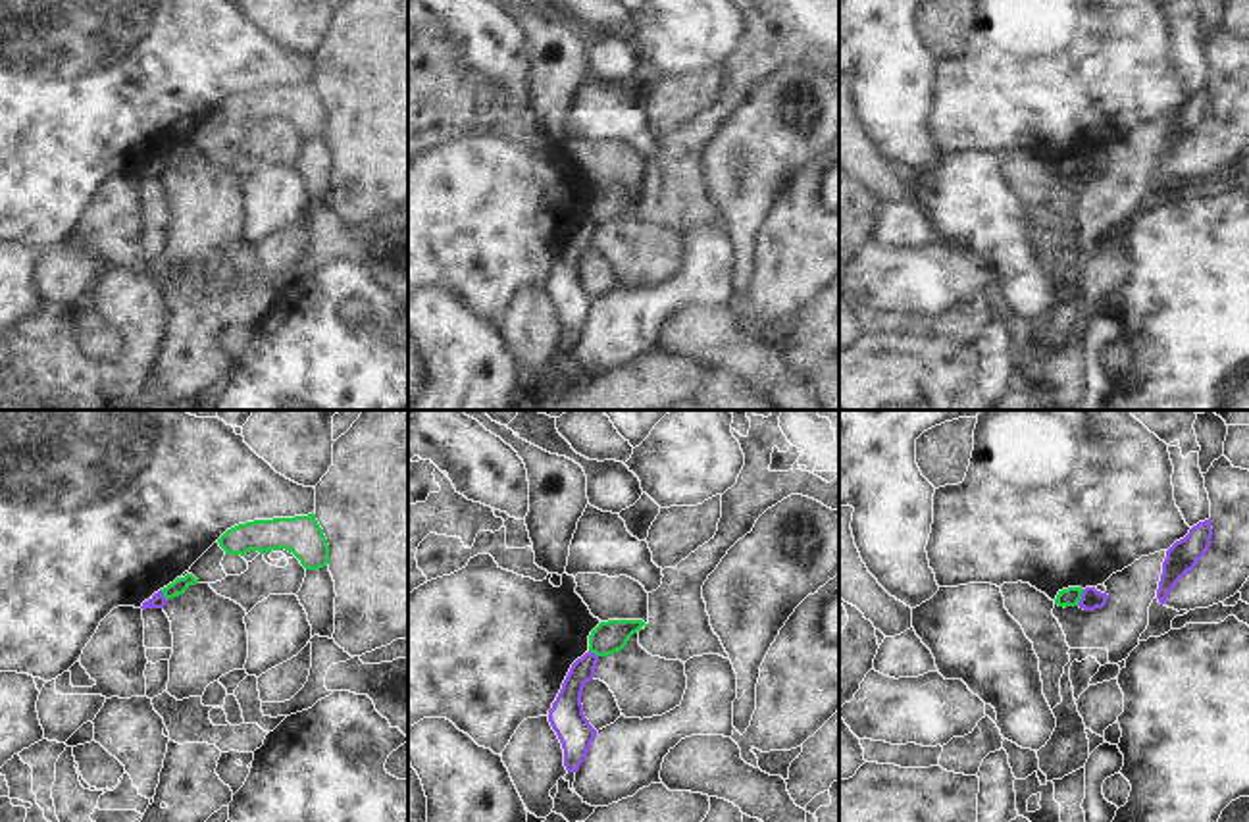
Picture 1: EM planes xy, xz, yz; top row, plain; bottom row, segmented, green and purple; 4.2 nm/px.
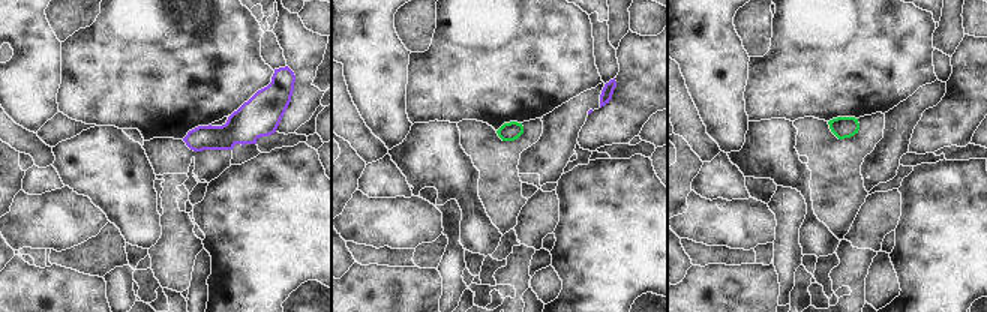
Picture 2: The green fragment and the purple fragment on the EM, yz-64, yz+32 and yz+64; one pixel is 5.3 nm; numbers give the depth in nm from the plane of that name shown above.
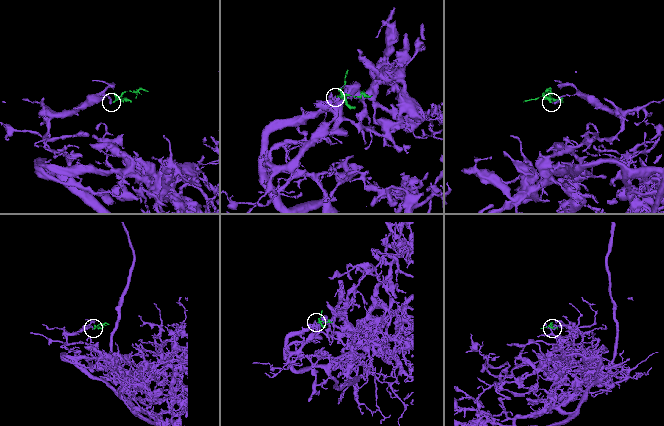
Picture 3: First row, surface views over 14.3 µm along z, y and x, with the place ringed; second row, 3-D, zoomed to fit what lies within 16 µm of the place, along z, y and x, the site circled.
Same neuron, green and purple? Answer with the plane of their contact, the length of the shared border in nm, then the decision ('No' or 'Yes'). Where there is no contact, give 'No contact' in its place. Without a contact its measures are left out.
Touches green in yz. Shared border 80 nm. No

